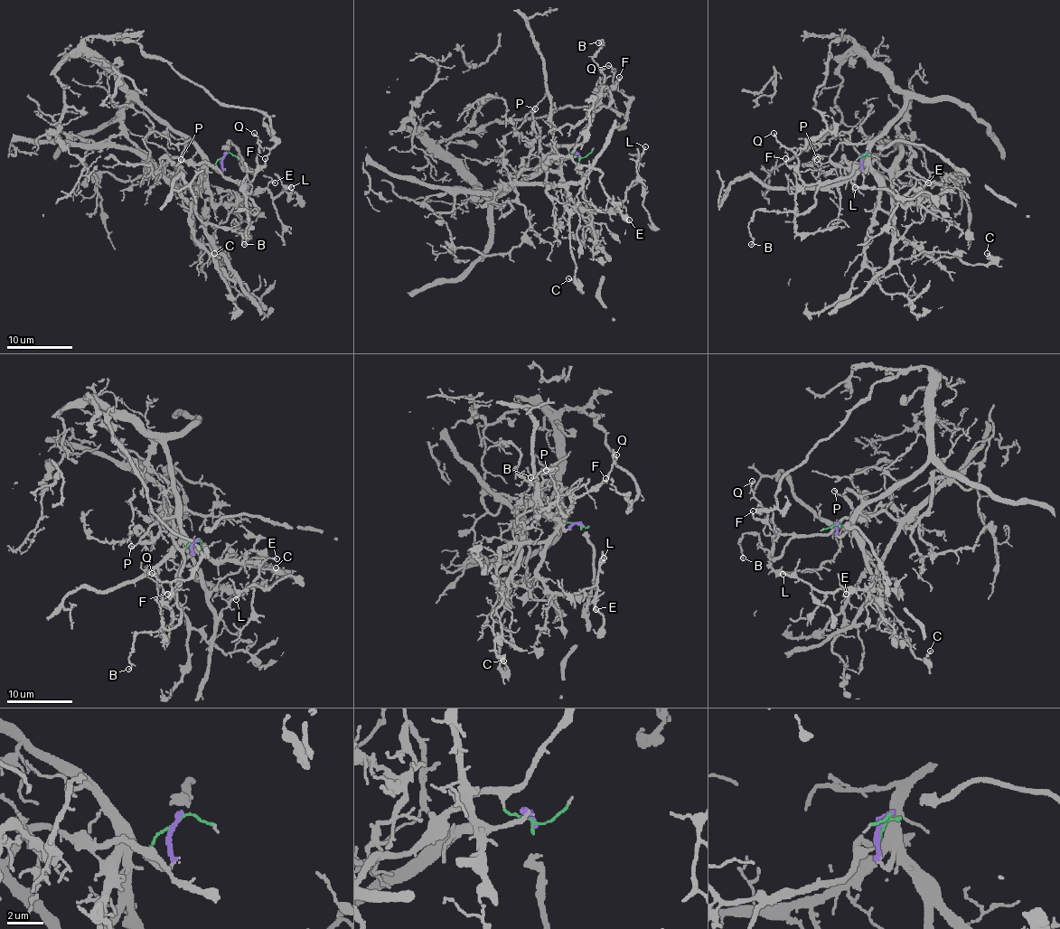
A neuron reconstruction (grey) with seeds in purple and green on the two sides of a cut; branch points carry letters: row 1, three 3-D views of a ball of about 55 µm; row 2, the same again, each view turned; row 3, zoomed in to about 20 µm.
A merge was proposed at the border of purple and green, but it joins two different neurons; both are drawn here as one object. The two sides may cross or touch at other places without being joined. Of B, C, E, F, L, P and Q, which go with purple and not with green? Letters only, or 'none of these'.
C, E, L, P

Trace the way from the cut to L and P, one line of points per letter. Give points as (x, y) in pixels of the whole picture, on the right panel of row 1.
L: (865, 154), (861, 171), (869, 167), (904, 203), (917, 203), (912, 189), (895, 197), (855, 187)
P: (865, 154), (861, 159), (863, 172), (867, 169), (867, 144), (839, 143), (823, 164), (817, 159)

